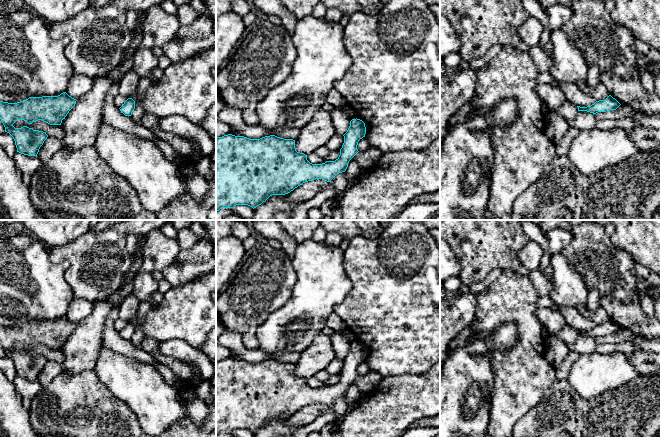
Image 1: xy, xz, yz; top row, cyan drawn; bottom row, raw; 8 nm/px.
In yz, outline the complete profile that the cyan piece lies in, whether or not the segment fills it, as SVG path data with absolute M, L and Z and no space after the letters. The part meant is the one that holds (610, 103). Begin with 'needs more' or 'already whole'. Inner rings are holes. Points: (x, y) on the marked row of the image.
already whole; M609 95L605 100L596 101L591 106L587 106L587 107L577 106L577 107L578 107L578 111L587 111L596 114L598 112L616 110L620 105L621 104L615 98Z

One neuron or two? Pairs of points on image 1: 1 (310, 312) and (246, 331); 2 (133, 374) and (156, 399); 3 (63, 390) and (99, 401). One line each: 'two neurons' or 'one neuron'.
1: two neurons
2: one neuron
3: one neuron

